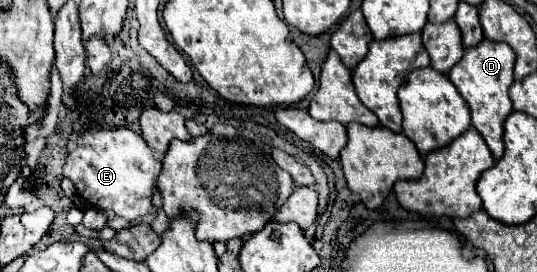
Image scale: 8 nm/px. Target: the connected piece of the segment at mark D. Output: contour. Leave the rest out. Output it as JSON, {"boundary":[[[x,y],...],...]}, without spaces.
{"boundary":[[[483,39],[479,45],[467,47],[461,61],[449,71],[449,79],[471,107],[473,127],[483,135],[495,159],[503,157],[503,121],[513,111],[511,99],[507,95],[513,83],[513,65],[515,65],[515,51],[507,43]]]}

